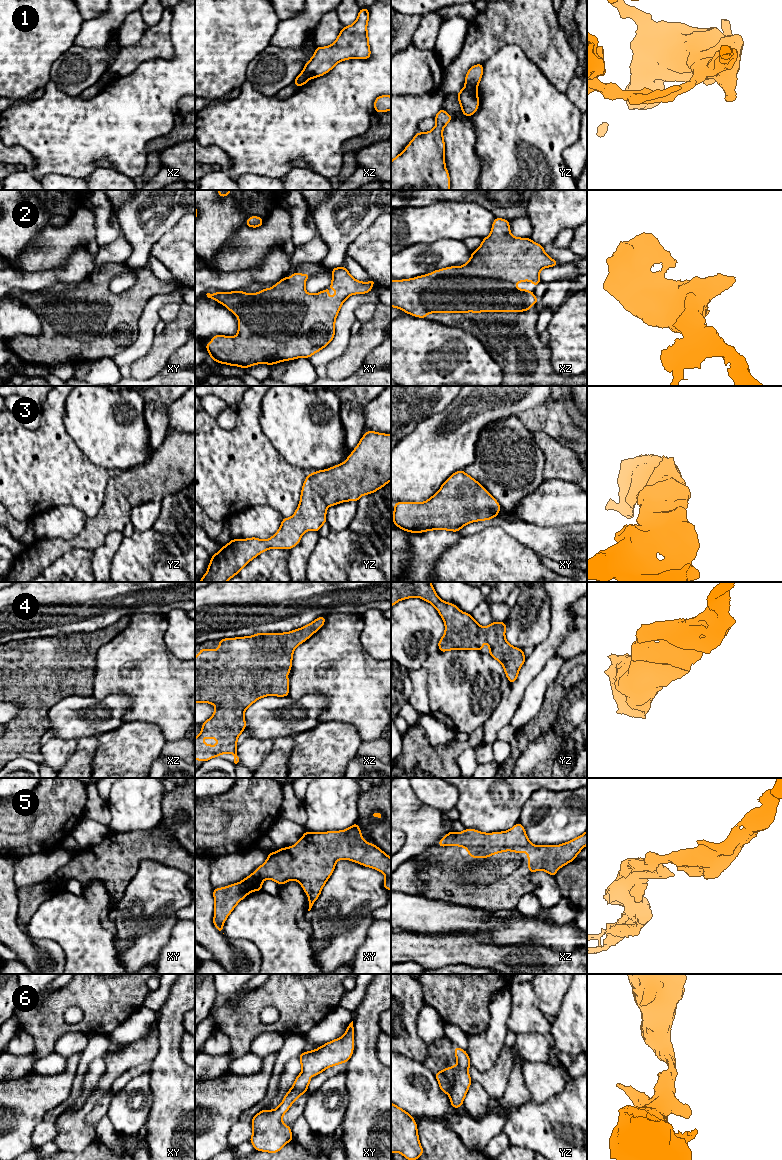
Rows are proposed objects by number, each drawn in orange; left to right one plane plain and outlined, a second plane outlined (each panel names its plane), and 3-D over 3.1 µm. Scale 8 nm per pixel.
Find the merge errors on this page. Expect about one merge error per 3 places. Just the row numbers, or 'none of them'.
1

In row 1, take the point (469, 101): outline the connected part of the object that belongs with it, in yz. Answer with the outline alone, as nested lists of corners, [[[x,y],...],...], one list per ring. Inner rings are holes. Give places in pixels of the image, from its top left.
[[[464,87],[460,92],[457,93],[457,96],[462,113],[466,117],[474,115],[479,105],[478,94],[469,91],[466,87]]]

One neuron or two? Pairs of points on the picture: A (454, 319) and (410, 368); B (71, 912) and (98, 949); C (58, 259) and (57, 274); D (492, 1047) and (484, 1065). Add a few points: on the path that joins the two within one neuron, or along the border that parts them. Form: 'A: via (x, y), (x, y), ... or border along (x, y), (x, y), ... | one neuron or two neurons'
A: border along (439, 321), (444, 324), (462, 327), (471, 332) | two neurons
B: via (73, 921), (89, 940) | one neuron
C: border along (75, 251), (64, 265), (35, 272) | two neurons
D: via (488, 1051), (484, 1055), (484, 1061) | one neuron

